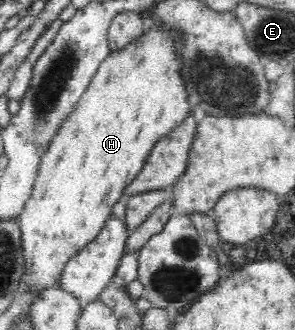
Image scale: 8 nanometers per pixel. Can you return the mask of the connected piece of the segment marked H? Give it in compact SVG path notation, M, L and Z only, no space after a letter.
M151 22L139 36L136 41L130 41L126 47L111 51L105 57L105 60L100 63L91 82L85 89L85 92L74 104L72 113L62 122L56 137L50 142L48 151L42 156L37 178L34 183L34 189L19 215L20 229L22 230L22 247L24 247L23 255L27 258L27 269L29 269L26 275L24 275L24 281L22 281L22 283L23 286L32 286L32 288L34 288L34 293L32 293L32 295L35 295L35 293L42 288L59 285L59 273L62 271L62 267L66 265L66 261L68 261L72 255L76 255L76 252L100 231L103 223L110 218L110 215L113 215L113 206L120 201L120 199L123 199L124 188L130 185L131 181L138 175L143 161L150 153L152 147L154 147L154 144L162 136L168 135L169 131L174 129L174 127L178 127L180 123L183 123L191 114L192 105L190 105L188 101L188 90L186 89L186 80L184 80L182 70L184 66L182 52L186 46L184 30L182 30L180 26L174 26L174 24L168 24L166 26L166 24L160 24L160 22Z

